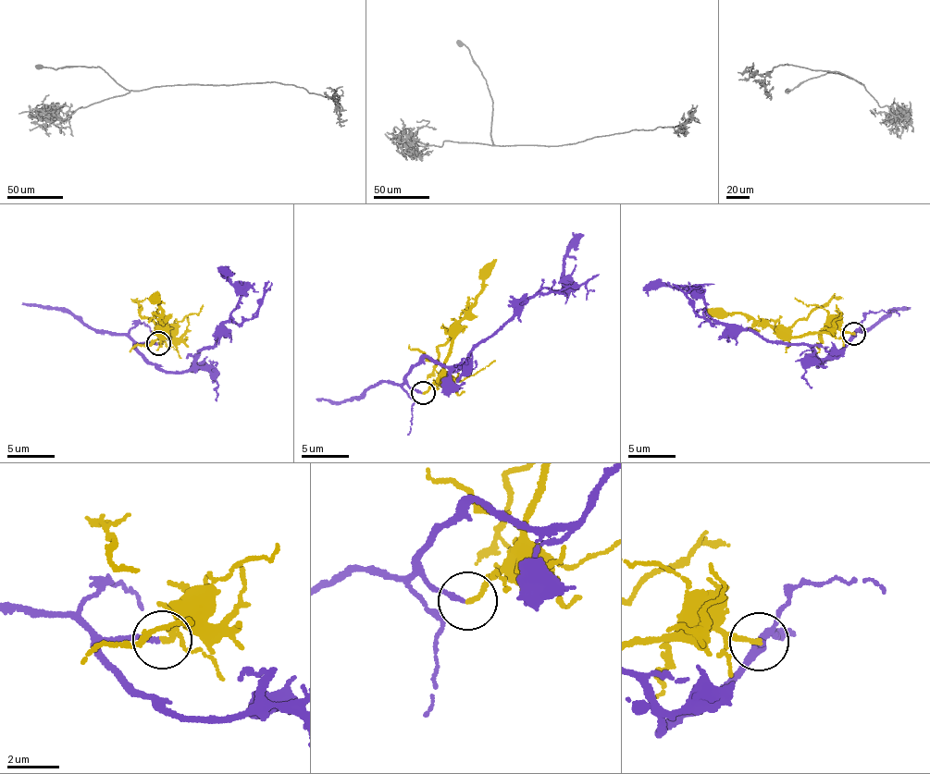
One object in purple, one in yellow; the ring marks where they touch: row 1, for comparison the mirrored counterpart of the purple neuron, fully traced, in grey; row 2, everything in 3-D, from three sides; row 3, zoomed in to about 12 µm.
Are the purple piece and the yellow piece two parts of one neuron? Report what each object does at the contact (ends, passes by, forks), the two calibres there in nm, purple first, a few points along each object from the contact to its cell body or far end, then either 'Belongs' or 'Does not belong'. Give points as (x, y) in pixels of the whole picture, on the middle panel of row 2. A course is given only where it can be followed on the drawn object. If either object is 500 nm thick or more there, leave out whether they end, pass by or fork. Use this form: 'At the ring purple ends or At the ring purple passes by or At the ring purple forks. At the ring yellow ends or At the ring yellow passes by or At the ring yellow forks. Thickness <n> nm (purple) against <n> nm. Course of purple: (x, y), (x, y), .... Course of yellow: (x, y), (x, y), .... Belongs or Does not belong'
At the ring purple ends. At the ring yellow ends. Thickness 190 nm (purple) against 180 nm. Course of purple: (422, 393), (405, 377), (426, 356), (464, 362), (530, 297), (560, 290), (563, 257), (582, 234). Course of yellow: (422, 393), (440, 374), (450, 348), (452, 326), (480, 292), (482, 273), (497, 259). Belongs

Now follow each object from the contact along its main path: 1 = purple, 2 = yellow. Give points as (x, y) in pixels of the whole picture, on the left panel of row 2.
1: (158, 344), (136, 348), (163, 370), (180, 372), (198, 354), (213, 348), (240, 291), (221, 276), (232, 274)
2: (158, 344), (167, 337), (164, 336), (167, 339), (160, 336), (159, 302), (153, 299), (159, 291)

